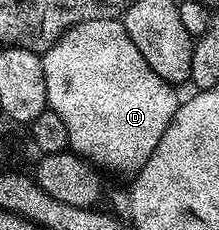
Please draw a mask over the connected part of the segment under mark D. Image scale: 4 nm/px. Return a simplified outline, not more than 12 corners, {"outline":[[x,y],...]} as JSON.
{"outline":[[119,19],[42,52],[70,150],[142,167],[181,95]]}

